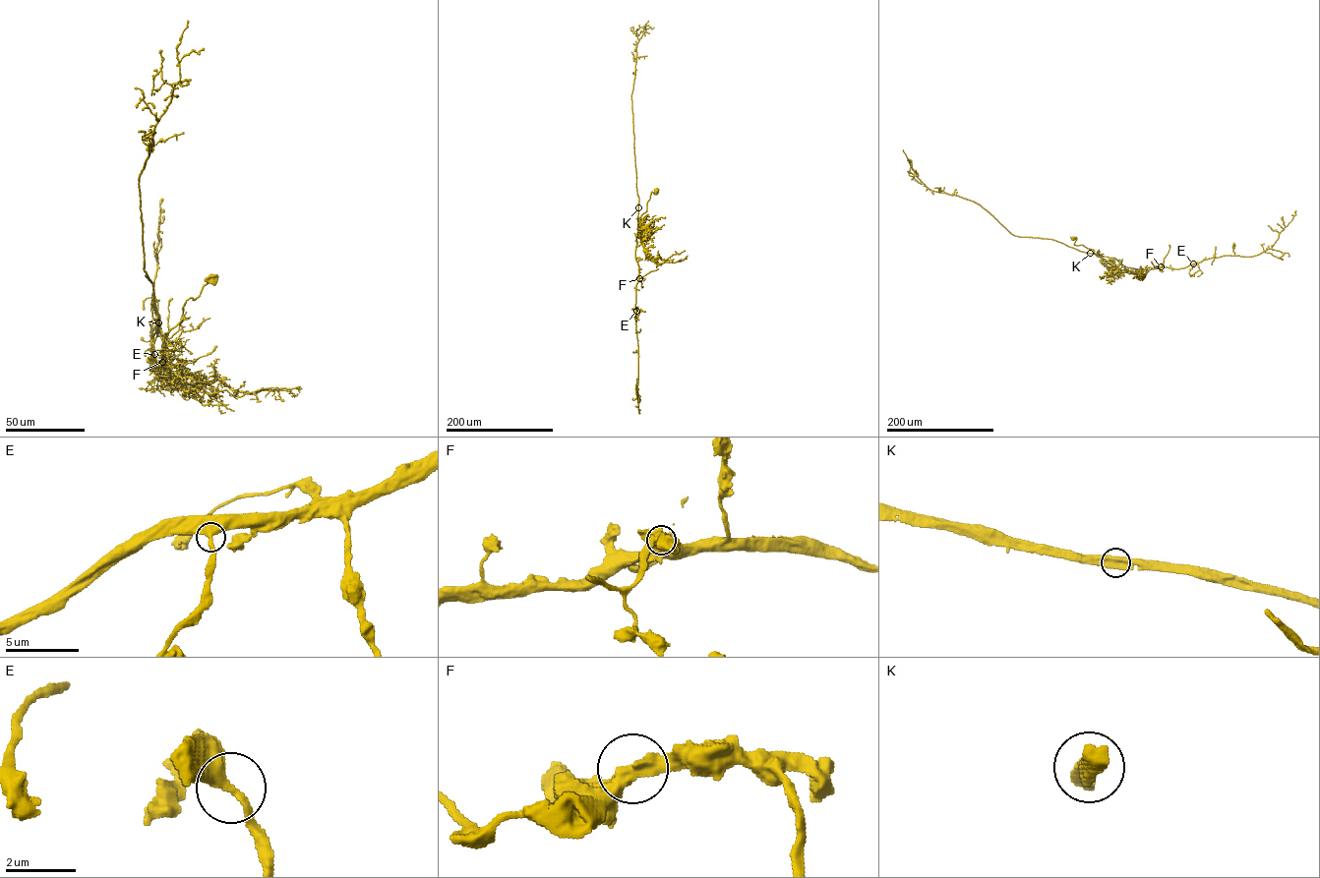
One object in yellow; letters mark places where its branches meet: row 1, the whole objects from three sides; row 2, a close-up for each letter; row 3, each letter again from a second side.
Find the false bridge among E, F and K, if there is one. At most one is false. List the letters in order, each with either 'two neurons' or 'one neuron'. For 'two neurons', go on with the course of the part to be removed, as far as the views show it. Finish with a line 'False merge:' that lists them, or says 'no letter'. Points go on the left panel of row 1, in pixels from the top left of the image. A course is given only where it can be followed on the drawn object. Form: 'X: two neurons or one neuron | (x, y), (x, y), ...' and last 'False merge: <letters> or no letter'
E: one neuron
F: one neuron
K: one neuron
False merge: no letter

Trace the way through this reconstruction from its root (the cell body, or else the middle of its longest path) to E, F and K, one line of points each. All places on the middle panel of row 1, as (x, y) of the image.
E: (657, 191), (651, 192), (636, 235), (636, 311)
F: (657, 191), (651, 192), (636, 235), (635, 254), (639, 278)
K: (657, 191), (651, 192), (646, 210), (640, 216), (639, 232), (638, 207)

